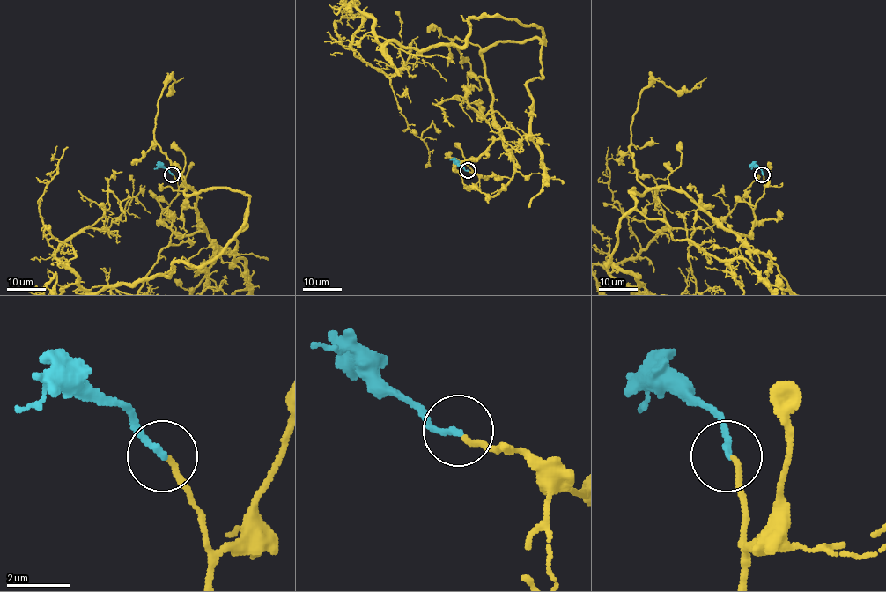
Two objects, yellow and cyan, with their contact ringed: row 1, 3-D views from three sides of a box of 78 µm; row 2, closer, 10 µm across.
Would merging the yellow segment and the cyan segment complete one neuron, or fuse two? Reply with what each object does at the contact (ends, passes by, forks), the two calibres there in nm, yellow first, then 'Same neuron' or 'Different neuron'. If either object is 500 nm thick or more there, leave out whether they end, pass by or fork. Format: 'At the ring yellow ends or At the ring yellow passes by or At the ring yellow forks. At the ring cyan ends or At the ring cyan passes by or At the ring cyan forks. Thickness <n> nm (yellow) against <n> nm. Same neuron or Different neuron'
At the ring yellow ends. At the ring cyan ends. Thickness 160 nm (yellow) against 200 nm. Same neuron

